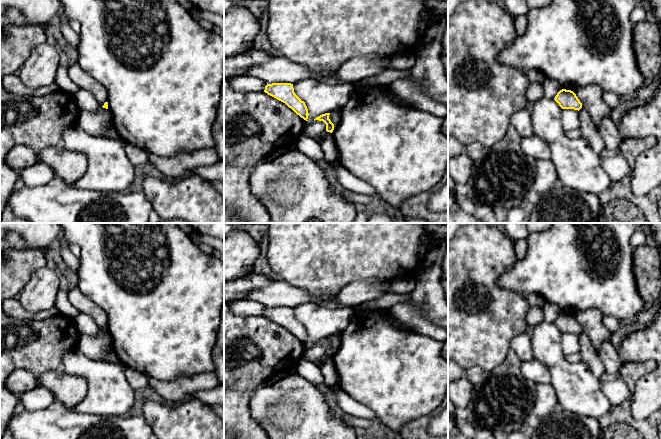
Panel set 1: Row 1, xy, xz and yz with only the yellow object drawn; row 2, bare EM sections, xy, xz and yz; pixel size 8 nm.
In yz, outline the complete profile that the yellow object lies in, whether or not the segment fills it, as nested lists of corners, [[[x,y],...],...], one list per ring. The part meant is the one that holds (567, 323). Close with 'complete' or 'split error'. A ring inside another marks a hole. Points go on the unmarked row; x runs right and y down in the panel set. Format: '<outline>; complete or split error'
[[[560,314],[554,324],[562,333],[574,333],[579,335],[582,332],[582,327],[576,318],[571,314]]]; complete

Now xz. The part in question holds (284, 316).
[[[272,307],[265,310],[265,317],[285,327],[297,339],[308,345],[308,333],[304,325],[302,325],[294,316],[291,307]]]; complete

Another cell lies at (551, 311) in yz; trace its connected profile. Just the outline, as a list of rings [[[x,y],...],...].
[[[543,300],[542,310],[544,312],[544,321],[554,323],[557,317],[562,314],[560,307],[547,300]]]

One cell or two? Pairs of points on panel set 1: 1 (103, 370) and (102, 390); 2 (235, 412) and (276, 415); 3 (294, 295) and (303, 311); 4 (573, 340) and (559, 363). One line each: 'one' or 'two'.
1: one
2: two
3: two
4: two

